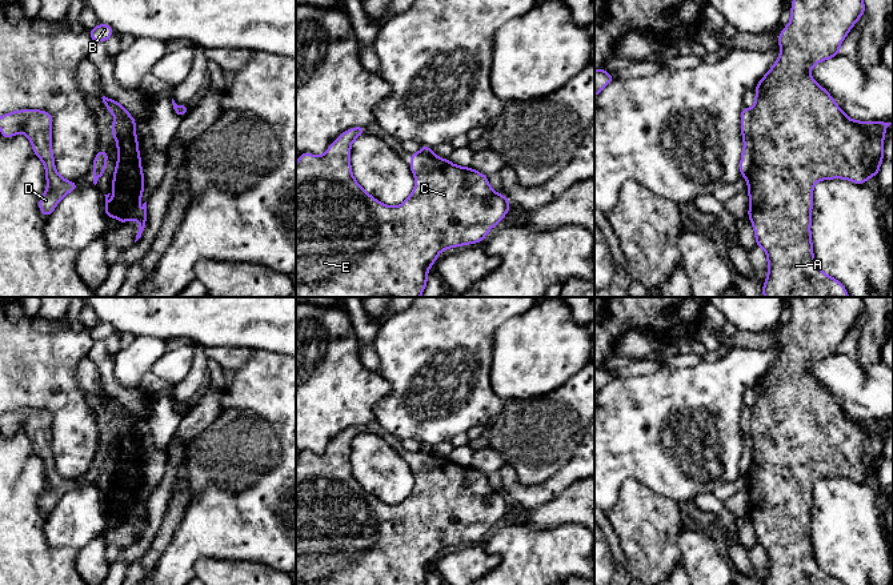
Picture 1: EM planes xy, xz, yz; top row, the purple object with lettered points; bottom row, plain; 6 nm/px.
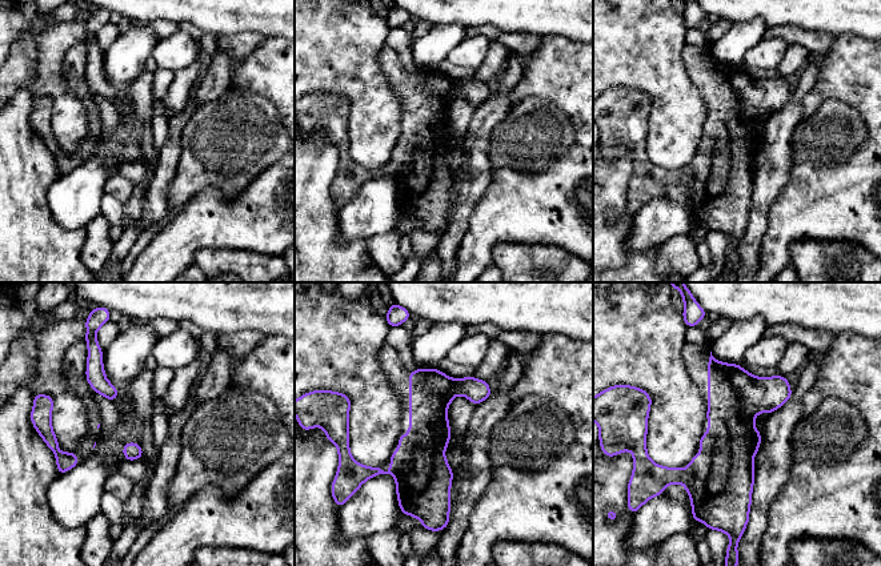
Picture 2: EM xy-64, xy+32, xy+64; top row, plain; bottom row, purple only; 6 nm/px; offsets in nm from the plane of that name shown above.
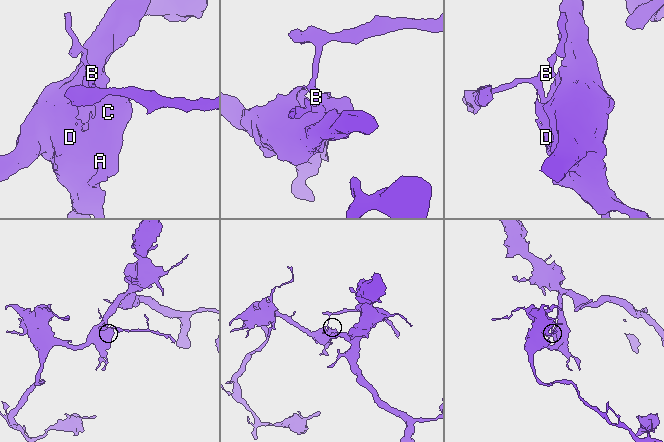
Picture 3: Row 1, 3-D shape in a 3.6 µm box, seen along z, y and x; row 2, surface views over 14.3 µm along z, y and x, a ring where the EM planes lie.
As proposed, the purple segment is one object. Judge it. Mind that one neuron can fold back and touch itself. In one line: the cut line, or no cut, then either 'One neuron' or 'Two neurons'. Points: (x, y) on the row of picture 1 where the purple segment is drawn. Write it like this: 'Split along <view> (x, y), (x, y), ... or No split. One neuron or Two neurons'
Split along xy (129, 129), (120, 145), (120, 168). Two neurons

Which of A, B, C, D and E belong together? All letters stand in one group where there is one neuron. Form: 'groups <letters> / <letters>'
groups A C D E / B

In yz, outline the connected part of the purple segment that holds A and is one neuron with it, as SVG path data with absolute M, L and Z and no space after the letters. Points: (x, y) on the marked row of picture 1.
M793 0L790 4L792 17L789 24L781 31L778 36L778 45L781 52L773 67L758 81L756 89L754 105L750 109L752 124L752 167L748 173L748 193L749 193L749 212L748 217L752 221L756 236L756 245L766 252L768 257L768 277L762 285L764 297L849 297L845 287L825 275L816 264L813 256L812 235L810 235L810 213L813 208L813 185L820 180L845 179L856 184L865 184L869 177L877 176L884 157L884 136L886 128L893 123L885 121L857 121L850 120L842 109L834 103L834 99L825 91L814 79L810 77L809 71L817 64L830 57L838 56L840 45L846 37L848 32L854 27L856 21L864 16L864 0Z

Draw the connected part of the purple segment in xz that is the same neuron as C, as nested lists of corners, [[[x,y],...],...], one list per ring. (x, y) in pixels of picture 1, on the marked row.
[[[355,127],[343,132],[327,149],[323,156],[300,153],[296,163],[296,297],[420,297],[428,281],[428,269],[435,264],[440,252],[468,244],[476,244],[485,239],[486,233],[500,221],[510,208],[509,200],[496,193],[488,183],[488,176],[473,168],[458,167],[448,159],[439,156],[425,156],[421,152],[411,153],[411,172],[415,175],[415,188],[411,196],[397,207],[389,207],[367,193],[352,175],[351,169],[351,144],[363,133],[367,127]]]

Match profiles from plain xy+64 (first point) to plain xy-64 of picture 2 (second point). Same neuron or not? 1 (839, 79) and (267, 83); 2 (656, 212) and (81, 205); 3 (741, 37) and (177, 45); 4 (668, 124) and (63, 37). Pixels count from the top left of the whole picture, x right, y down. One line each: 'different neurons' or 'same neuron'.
1: same neuron
2: same neuron
3: different neurons
4: same neuron

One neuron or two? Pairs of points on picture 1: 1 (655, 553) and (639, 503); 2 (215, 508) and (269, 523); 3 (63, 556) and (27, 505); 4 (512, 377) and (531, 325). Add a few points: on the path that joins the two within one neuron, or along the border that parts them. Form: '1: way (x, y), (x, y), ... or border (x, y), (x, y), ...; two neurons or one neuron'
1: way (648, 541), (648, 525), (640, 515); one neuron
2: way (228, 520), (256, 523); one neuron
3: way (47, 553), (27, 533), (27, 521); one neuron
4: way (525, 364), (531, 359), (531, 339); one neuron

